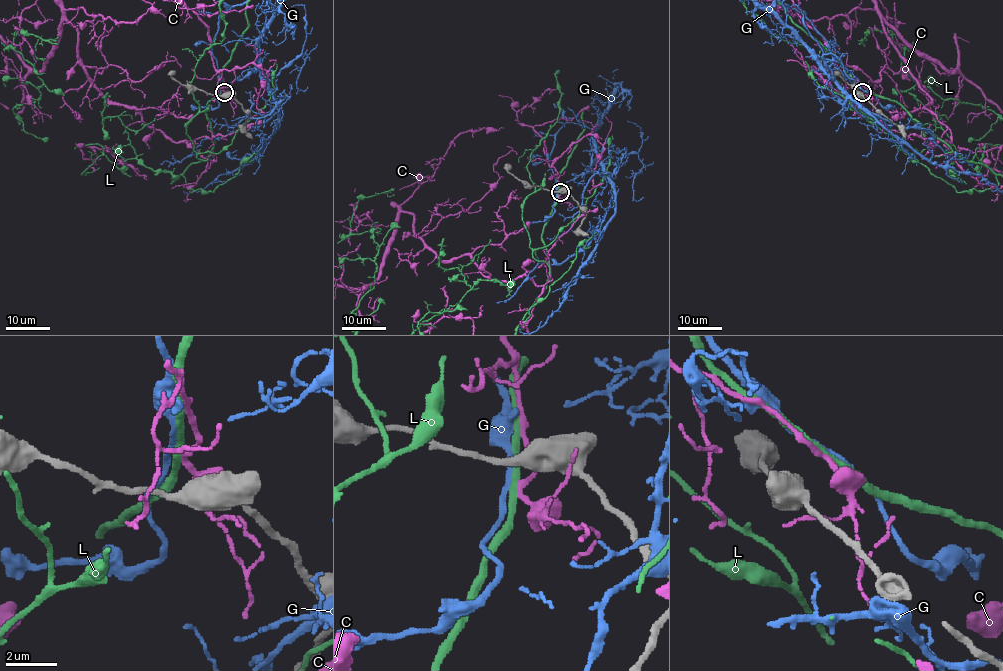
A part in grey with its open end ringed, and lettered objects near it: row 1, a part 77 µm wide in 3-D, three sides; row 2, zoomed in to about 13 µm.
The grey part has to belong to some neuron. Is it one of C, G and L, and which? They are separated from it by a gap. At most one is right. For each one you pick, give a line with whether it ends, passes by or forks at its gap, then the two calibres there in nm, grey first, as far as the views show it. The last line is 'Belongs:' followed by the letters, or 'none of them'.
Belongs: none of them

